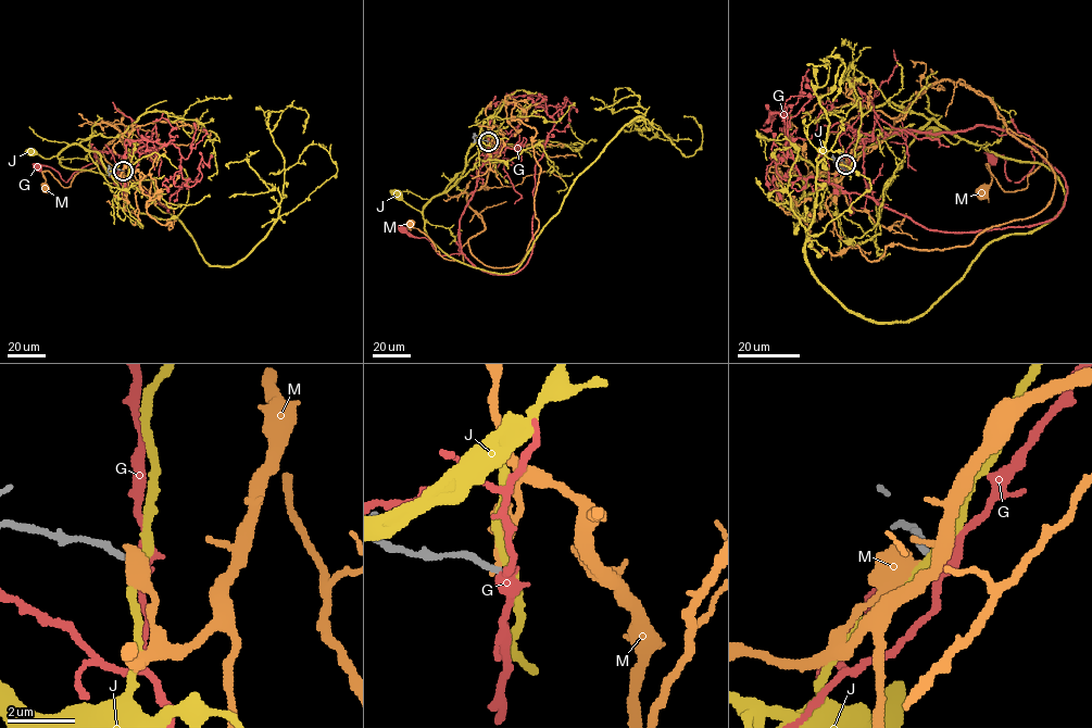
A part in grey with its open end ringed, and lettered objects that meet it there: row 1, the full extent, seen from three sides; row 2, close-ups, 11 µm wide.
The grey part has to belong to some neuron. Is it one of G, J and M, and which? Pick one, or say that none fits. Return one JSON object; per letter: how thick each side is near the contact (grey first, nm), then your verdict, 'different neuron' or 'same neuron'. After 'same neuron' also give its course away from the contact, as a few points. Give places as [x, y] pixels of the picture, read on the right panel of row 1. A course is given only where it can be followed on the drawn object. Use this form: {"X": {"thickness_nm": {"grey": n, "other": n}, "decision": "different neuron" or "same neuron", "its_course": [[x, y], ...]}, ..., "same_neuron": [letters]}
{"G": {"thickness_nm": {"grey": 190, "other": 380}, "decision": "different neuron"}, "J": {"thickness_nm": {"grey": 180, "other": 280}, "decision": "different neuron"}, "M": {"thickness_nm": {"grey": 190, "other": 280}, "decision": "different neuron"}, "same_neuron": []}

